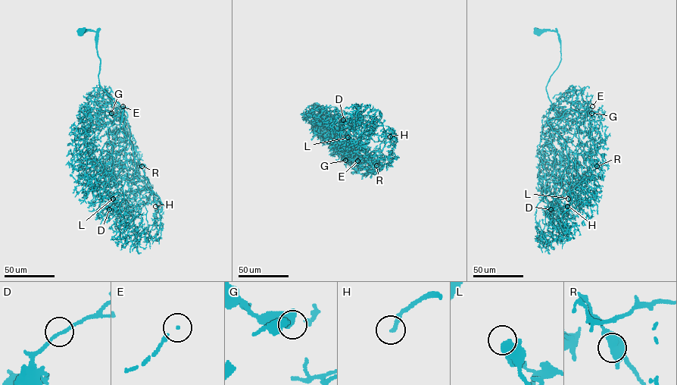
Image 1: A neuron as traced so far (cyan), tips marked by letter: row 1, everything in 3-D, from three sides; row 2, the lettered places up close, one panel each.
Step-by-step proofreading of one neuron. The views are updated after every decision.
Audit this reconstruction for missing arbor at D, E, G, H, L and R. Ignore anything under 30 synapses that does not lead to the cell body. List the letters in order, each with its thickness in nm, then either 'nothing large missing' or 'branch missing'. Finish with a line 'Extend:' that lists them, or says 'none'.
D: 150 nm thick; nothing large missing
E: 120 nm thick; branch missing
G: 600 nm thick; nothing large missing
H: 220 nm thick; branch missing
L: 600 nm thick; branch missing
R: 360 nm thick; nothing large missing
Extend: E, H, L

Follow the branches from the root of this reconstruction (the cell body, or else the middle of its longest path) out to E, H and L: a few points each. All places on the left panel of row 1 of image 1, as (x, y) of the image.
E: (81, 32), (96, 32), (99, 84), (123, 109), (121, 120), (120, 109), (127, 117), (120, 111), (123, 106)
H: (81, 32), (96, 32), (100, 86), (123, 109), (120, 129), (132, 145), (161, 211), (155, 206)
L: (81, 32), (96, 32), (100, 86), (123, 110), (122, 120), (117, 116), (107, 130), (119, 193), (113, 198)

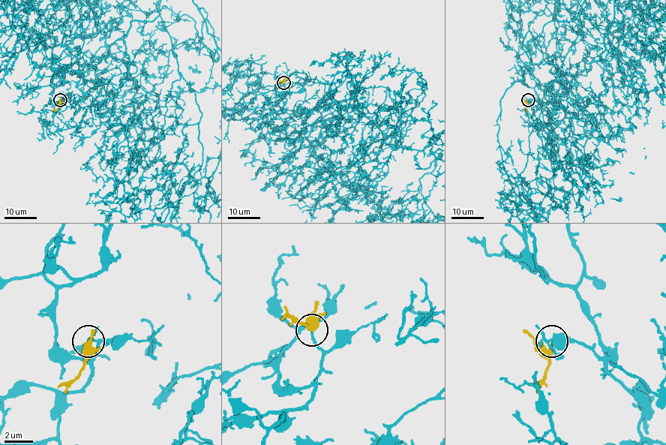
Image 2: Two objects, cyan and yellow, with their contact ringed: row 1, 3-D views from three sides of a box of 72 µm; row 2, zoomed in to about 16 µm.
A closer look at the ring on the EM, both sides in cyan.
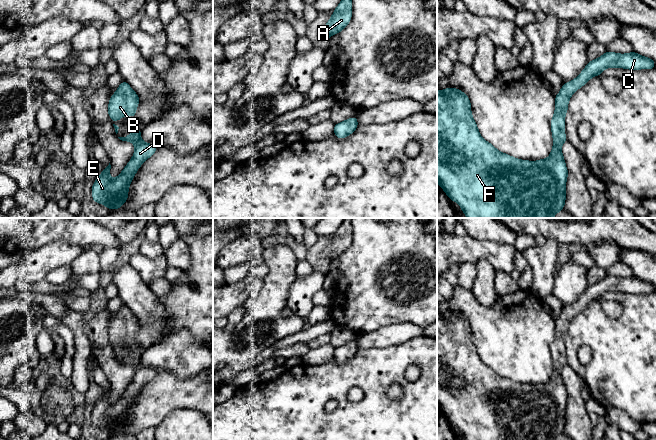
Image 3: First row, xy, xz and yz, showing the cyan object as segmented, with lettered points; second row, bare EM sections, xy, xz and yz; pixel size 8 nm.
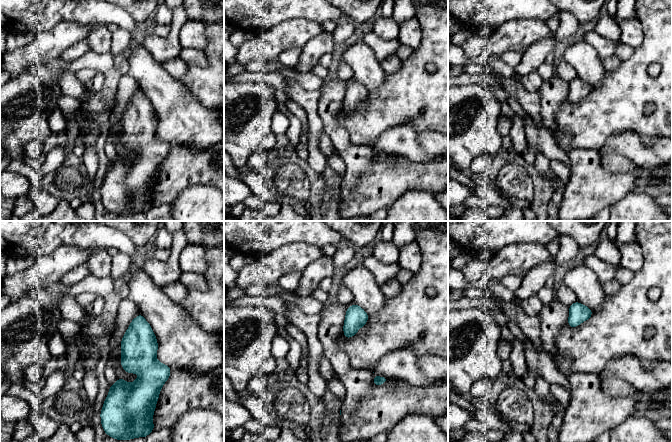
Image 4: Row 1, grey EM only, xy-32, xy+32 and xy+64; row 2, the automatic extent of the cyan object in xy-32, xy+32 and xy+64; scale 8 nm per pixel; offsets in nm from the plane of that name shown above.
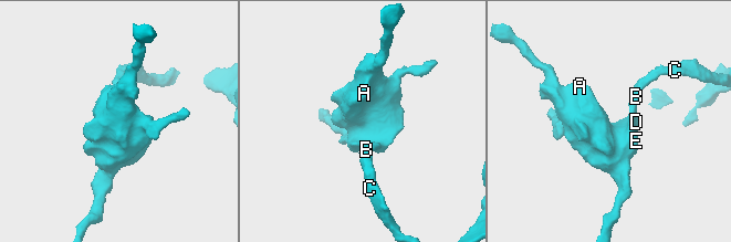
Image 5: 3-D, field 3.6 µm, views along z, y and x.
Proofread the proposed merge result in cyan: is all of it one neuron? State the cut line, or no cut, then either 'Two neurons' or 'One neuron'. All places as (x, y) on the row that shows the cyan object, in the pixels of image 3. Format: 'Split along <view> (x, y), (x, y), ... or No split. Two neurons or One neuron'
No split. One neuron

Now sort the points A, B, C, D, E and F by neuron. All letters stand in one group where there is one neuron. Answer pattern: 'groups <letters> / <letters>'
groups A B C D E F

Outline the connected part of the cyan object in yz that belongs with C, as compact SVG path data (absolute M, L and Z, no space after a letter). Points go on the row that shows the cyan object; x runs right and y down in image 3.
M607 51L597 59L589 61L582 72L572 81L563 84L560 92L555 96L555 111L551 119L552 151L548 158L537 161L520 160L500 152L481 137L472 117L470 99L465 93L456 88L437 90L437 183L448 198L460 205L467 218L553 218L564 209L568 170L561 146L567 141L565 115L568 111L568 102L574 92L592 77L601 75L606 68L654 69L655 61L634 51L626 54Z

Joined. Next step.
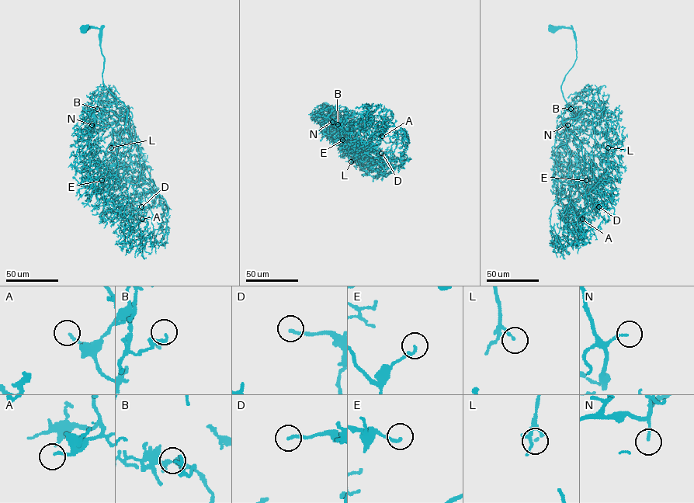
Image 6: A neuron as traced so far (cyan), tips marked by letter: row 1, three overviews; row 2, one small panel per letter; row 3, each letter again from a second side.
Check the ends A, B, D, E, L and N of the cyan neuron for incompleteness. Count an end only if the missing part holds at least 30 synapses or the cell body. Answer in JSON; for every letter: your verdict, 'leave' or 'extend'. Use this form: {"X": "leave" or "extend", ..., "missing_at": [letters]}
{"A": "leave", "B": "extend", "D": "extend", "E": "leave", "L": "leave", "N": "extend", "missing_at": ["B", "D", "N"]}

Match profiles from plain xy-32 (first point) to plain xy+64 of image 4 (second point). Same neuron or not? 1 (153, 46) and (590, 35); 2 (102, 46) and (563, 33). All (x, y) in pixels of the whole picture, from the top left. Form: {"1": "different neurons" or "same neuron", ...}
{"1": "same neuron", "2": "different neurons"}

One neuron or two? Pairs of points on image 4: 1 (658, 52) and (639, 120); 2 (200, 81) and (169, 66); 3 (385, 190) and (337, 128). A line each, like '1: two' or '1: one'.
1: one
2: two
3: one

